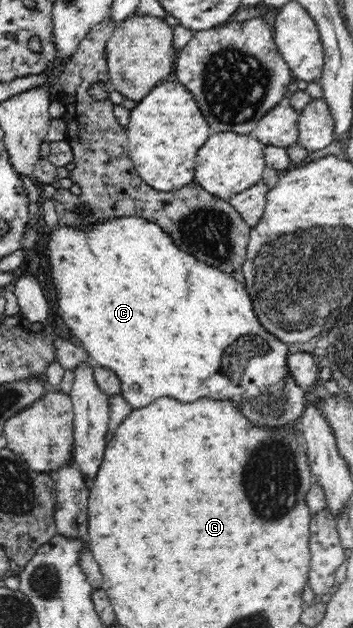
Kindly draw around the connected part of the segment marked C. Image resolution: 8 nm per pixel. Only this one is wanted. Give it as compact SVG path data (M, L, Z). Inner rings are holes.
M109 217L102 221L92 222L83 228L58 224L58 226L46 230L46 232L47 264L49 264L47 272L49 272L49 286L55 294L57 316L63 319L65 326L79 339L95 366L113 369L117 373L117 376L121 379L121 394L133 408L147 406L161 397L173 397L181 402L195 402L201 397L231 398L231 396L239 396L239 398L233 398L233 400L241 402L241 396L245 396L243 398L243 412L253 424L276 427L297 422L300 412L304 409L303 400L305 400L305 397L303 398L303 394L299 394L301 404L299 402L289 404L289 392L283 389L283 386L287 384L285 378L289 378L286 365L289 356L287 346L261 326L254 313L252 300L248 296L246 287L239 284L231 274L225 274L225 272L197 260L197 257L193 254L187 254L187 252L179 250L179 246L173 244L173 238L165 232L163 227L143 217Z

